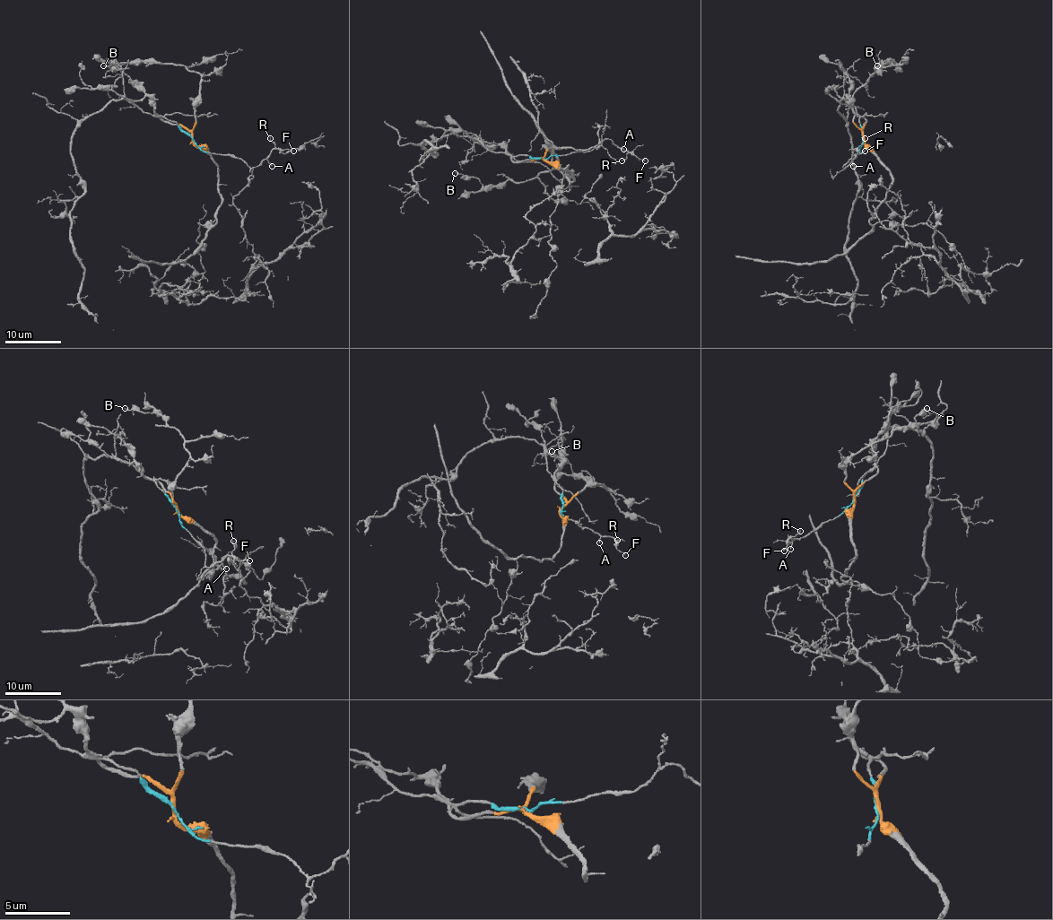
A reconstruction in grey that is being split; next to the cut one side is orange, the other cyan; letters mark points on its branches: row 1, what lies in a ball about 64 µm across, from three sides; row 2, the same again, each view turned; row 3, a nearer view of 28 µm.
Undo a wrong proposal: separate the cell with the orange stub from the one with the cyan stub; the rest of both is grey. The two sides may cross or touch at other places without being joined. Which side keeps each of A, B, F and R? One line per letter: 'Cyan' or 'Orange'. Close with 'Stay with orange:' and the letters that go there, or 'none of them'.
A: Cyan
B: Orange
F: Cyan
R: Cyan
Stay with orange: B

